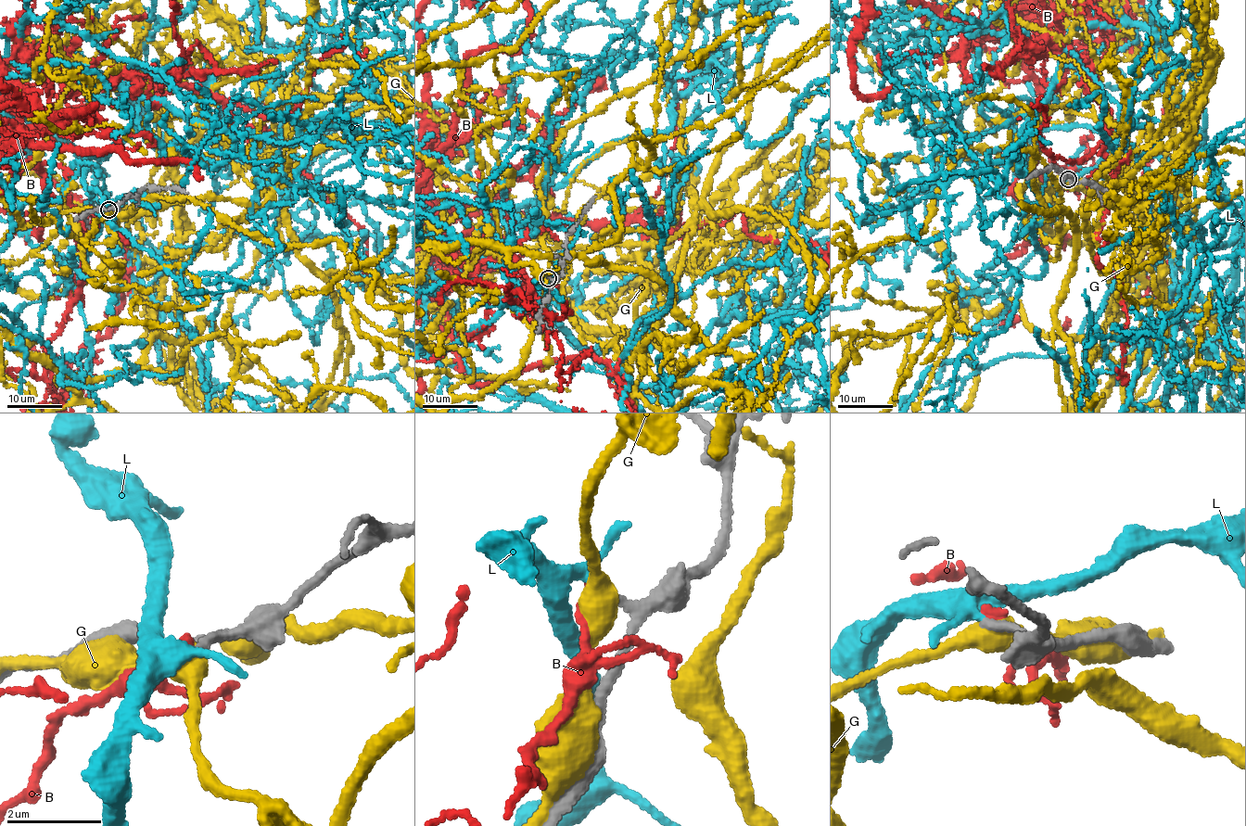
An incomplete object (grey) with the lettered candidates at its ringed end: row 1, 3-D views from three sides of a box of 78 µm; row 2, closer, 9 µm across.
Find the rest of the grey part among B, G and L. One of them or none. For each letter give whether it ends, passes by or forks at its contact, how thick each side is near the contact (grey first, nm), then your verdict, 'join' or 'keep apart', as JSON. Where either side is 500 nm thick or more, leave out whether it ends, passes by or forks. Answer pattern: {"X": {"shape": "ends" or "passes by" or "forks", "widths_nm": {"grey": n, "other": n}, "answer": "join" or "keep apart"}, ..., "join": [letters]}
{"B": {"shape": "ends", "widths_nm": {"grey": 120, "other": 200}, "answer": "keep apart"}, "G": {"shape": "passes by", "widths_nm": {"grey": 150, "other": 460}, "answer": "keep apart"}, "L": {"shape": "passes by", "widths_nm": {"grey": 120, "other": 260}, "answer": "join"}, "join": ["L"]}

